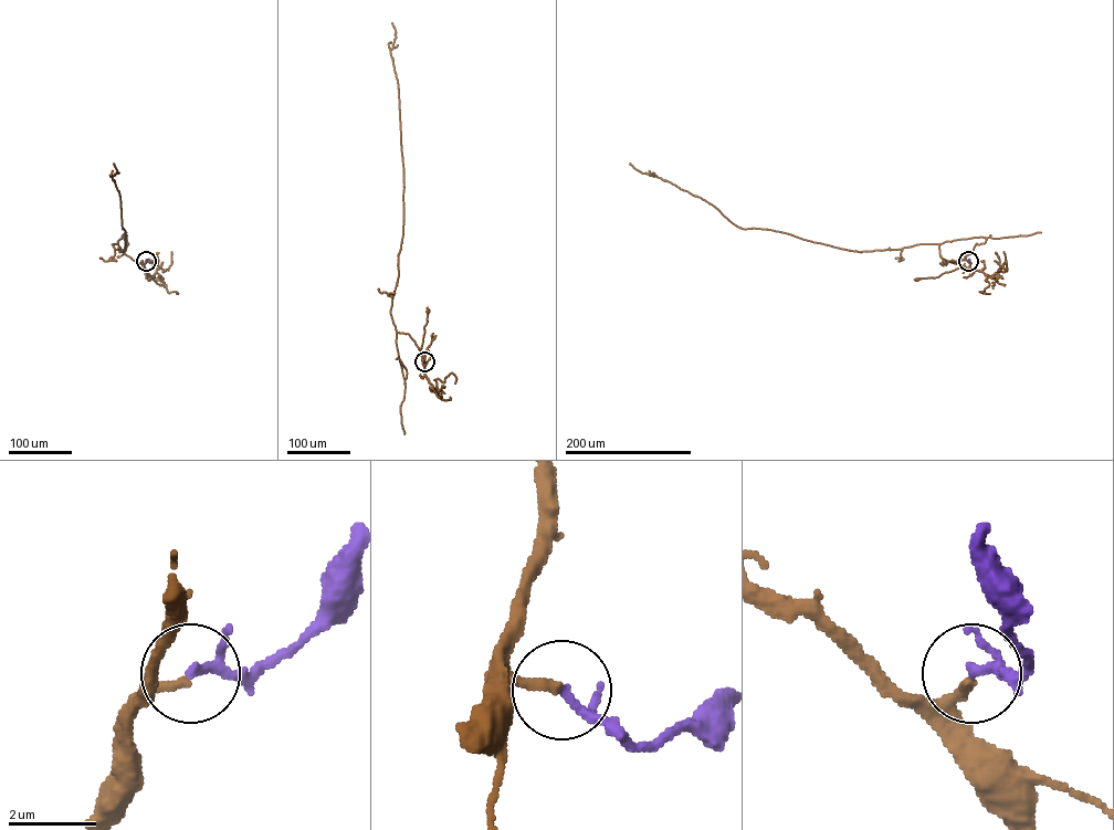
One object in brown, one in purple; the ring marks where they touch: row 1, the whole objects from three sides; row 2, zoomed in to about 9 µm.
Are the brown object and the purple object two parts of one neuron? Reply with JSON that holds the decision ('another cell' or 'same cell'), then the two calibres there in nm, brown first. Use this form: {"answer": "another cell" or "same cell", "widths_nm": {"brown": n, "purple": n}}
{"answer": "same cell", "widths_nm": {"brown": 240, "purple": 150}}

